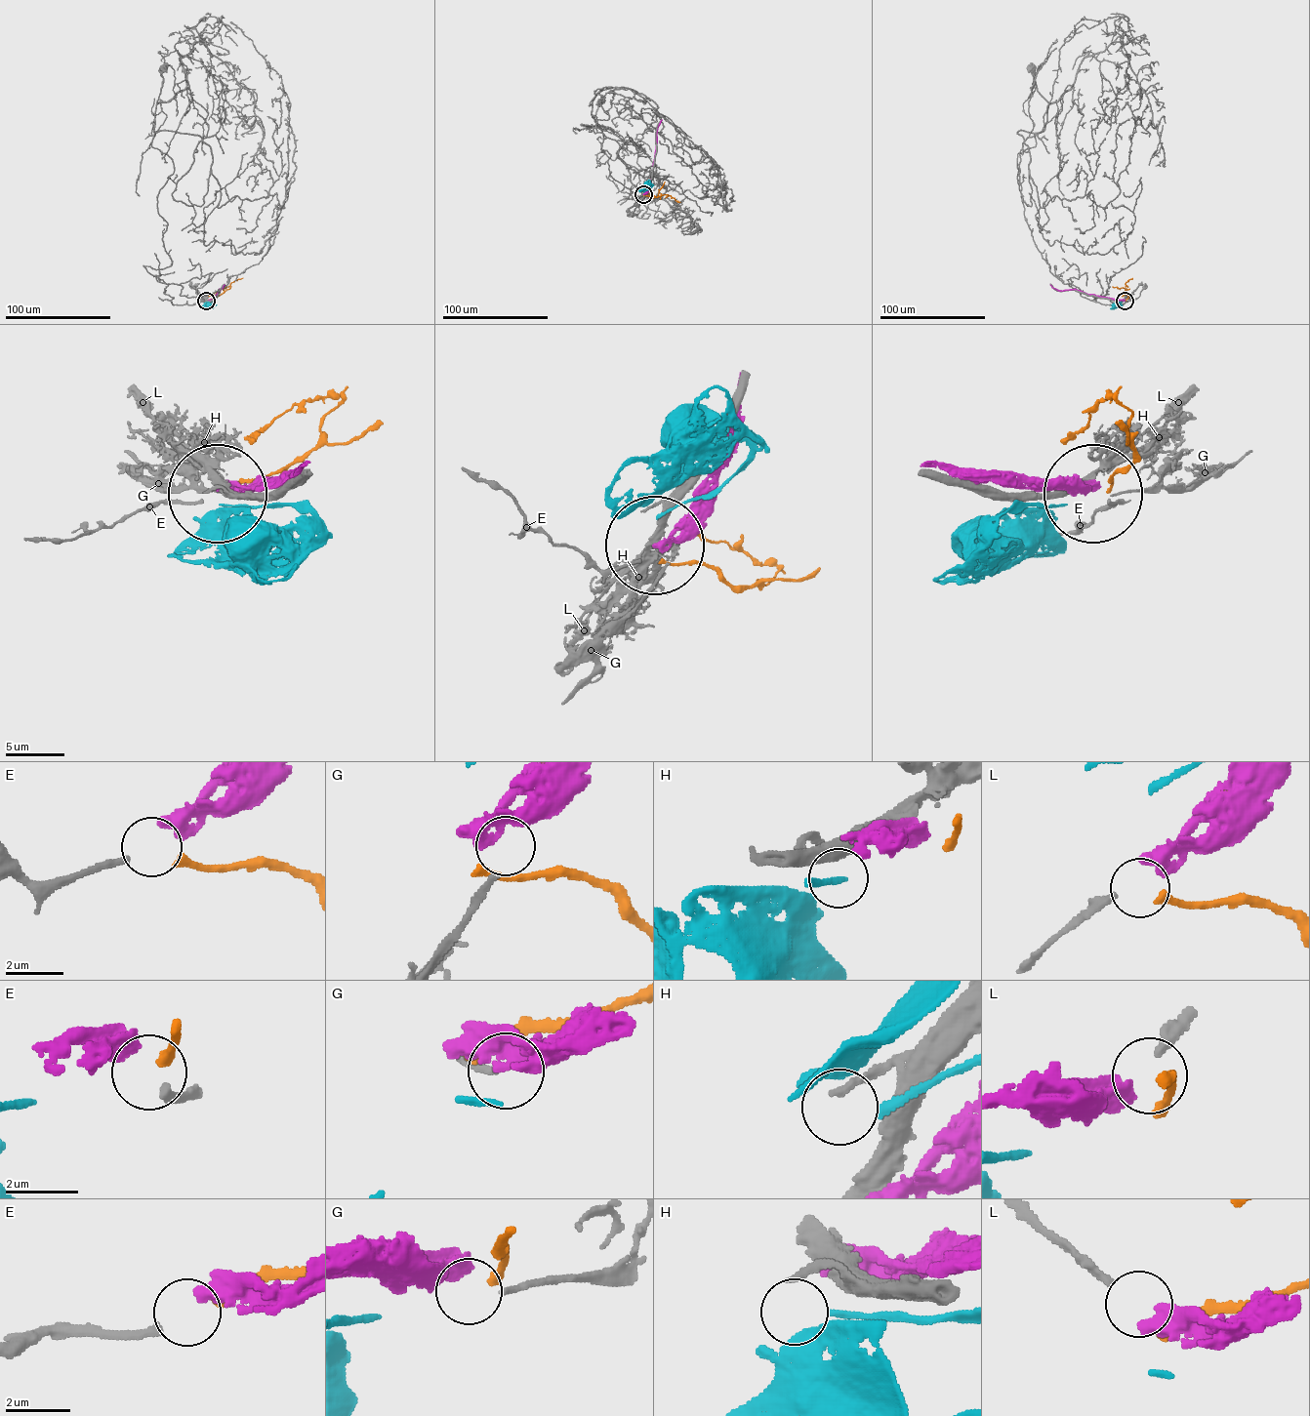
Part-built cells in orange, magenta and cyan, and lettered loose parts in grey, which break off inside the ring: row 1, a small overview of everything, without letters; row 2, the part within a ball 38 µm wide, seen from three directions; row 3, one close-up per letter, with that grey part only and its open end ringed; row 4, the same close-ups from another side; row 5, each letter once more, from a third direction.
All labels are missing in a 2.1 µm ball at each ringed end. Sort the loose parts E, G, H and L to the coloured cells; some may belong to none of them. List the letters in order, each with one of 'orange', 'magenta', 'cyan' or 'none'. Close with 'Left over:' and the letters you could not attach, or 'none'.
E: orange
G: none
H: cyan
L: magenta
Left over: G

